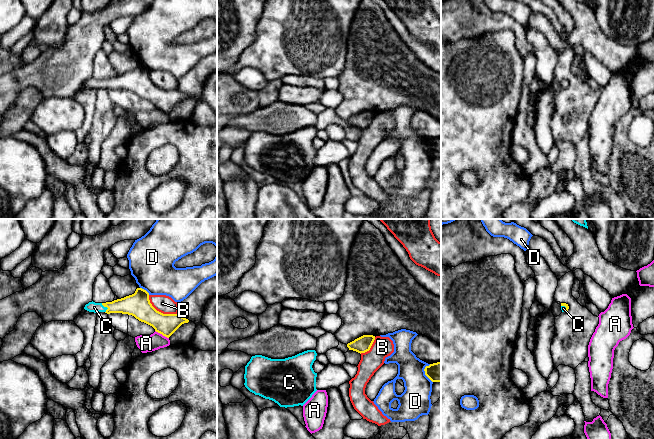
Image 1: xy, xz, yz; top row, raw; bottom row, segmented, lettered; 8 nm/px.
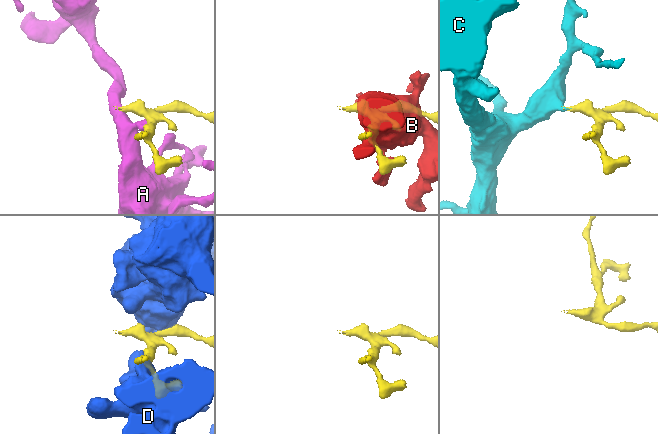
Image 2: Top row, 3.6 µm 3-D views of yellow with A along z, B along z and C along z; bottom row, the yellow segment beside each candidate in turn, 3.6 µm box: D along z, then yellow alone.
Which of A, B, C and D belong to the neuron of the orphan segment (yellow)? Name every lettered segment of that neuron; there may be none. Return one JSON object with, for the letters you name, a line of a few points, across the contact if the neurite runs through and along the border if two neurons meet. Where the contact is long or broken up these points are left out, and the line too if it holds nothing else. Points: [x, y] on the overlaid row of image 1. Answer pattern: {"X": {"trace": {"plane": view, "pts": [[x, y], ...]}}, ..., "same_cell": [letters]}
{"C": {"trace": {"plane": "xy", "pts": [[137, 304], [106, 306], [94, 307]]}}, "same_cell": ["C"]}

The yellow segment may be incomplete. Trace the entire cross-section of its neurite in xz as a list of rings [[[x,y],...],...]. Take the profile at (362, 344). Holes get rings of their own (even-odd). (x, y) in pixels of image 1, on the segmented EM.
[[[363,335],[354,341],[347,344],[349,350],[356,351],[358,353],[365,353],[370,350],[373,342],[375,340],[375,336],[373,335]]]

